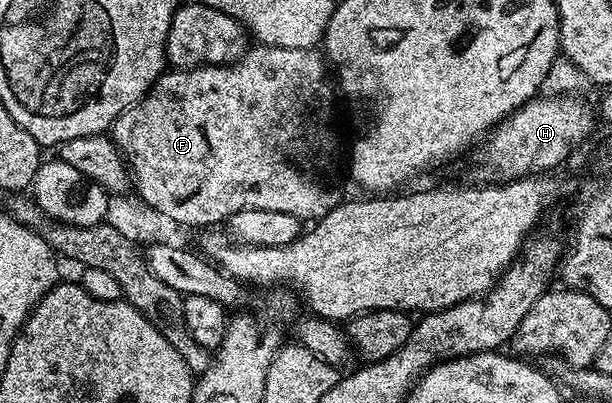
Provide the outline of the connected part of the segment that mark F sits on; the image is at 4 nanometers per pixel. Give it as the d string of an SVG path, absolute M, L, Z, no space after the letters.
M268 44L251 46L231 64L204 64L202 68L164 71L139 103L125 109L118 116L109 129L109 135L129 165L138 199L188 229L203 230L208 226L222 225L233 212L241 210L281 210L281 214L293 214L298 220L314 222L332 212L341 202L339 184L335 181L334 170L331 169L335 164L335 151L339 148L339 136L335 133L335 96L337 100L337 88L322 51L315 48L289 50L285 46Z

